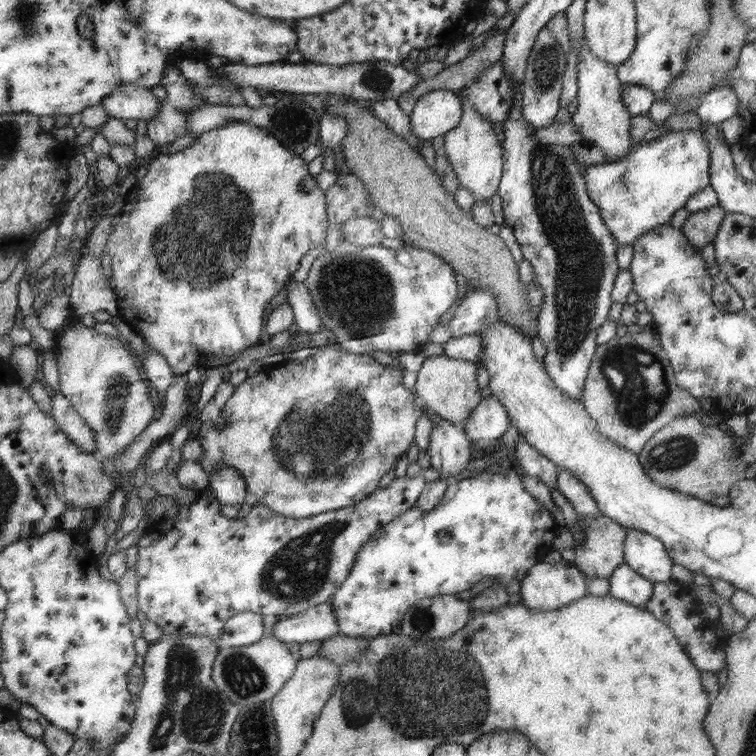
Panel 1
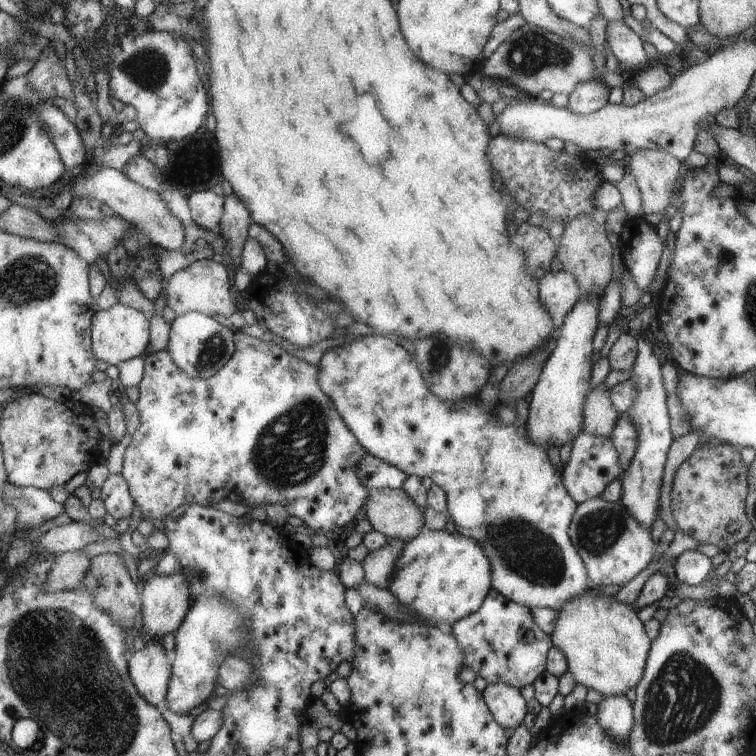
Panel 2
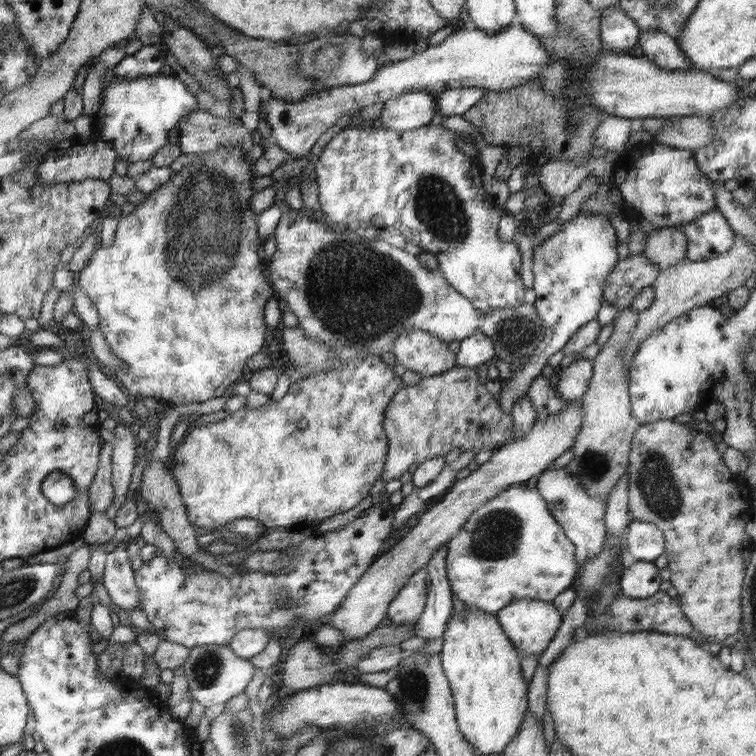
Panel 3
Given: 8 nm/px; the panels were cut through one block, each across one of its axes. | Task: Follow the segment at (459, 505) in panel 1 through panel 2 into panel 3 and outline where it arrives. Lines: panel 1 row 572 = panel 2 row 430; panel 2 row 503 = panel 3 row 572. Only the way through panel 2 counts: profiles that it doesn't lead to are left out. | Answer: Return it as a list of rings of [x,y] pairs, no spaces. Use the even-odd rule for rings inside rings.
[[[526,483],[512,485],[472,514],[460,532],[448,541],[445,561],[451,591],[456,598],[492,615],[524,598],[552,602],[564,590],[572,588],[579,572],[575,544],[548,509],[548,502],[540,491],[528,488]]]

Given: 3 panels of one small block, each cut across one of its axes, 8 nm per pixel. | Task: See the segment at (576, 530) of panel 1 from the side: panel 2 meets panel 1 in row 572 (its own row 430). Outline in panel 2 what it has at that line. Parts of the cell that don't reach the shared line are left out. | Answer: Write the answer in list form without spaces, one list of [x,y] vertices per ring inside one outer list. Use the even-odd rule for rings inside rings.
[[[604,382],[600,383],[590,390],[587,403],[584,404],[583,431],[610,437],[619,416],[620,412],[611,399],[611,389],[608,389]]]

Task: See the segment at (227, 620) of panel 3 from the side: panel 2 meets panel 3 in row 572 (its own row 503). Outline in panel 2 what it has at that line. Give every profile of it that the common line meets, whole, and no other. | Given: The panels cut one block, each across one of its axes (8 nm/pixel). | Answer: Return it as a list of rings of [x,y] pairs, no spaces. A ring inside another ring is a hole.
[[[236,331],[236,352],[213,377],[188,376],[176,366],[171,354],[166,350],[146,354],[144,365],[144,378],[139,382],[141,397],[135,402],[139,410],[141,425],[134,431],[133,439],[125,450],[121,475],[130,486],[131,495],[135,504],[140,508],[141,516],[152,522],[164,522],[167,516],[172,514],[183,504],[199,504],[203,507],[212,507],[216,503],[228,498],[232,502],[248,504],[252,508],[259,505],[279,504],[288,512],[289,516],[296,516],[304,522],[305,530],[310,533],[326,533],[334,528],[348,526],[354,516],[360,512],[362,504],[370,498],[369,489],[362,483],[357,474],[358,462],[366,455],[365,448],[359,443],[355,434],[347,427],[345,420],[337,412],[331,398],[320,386],[319,365],[310,365],[303,359],[283,351],[279,345],[273,342],[246,335],[242,331]]]

